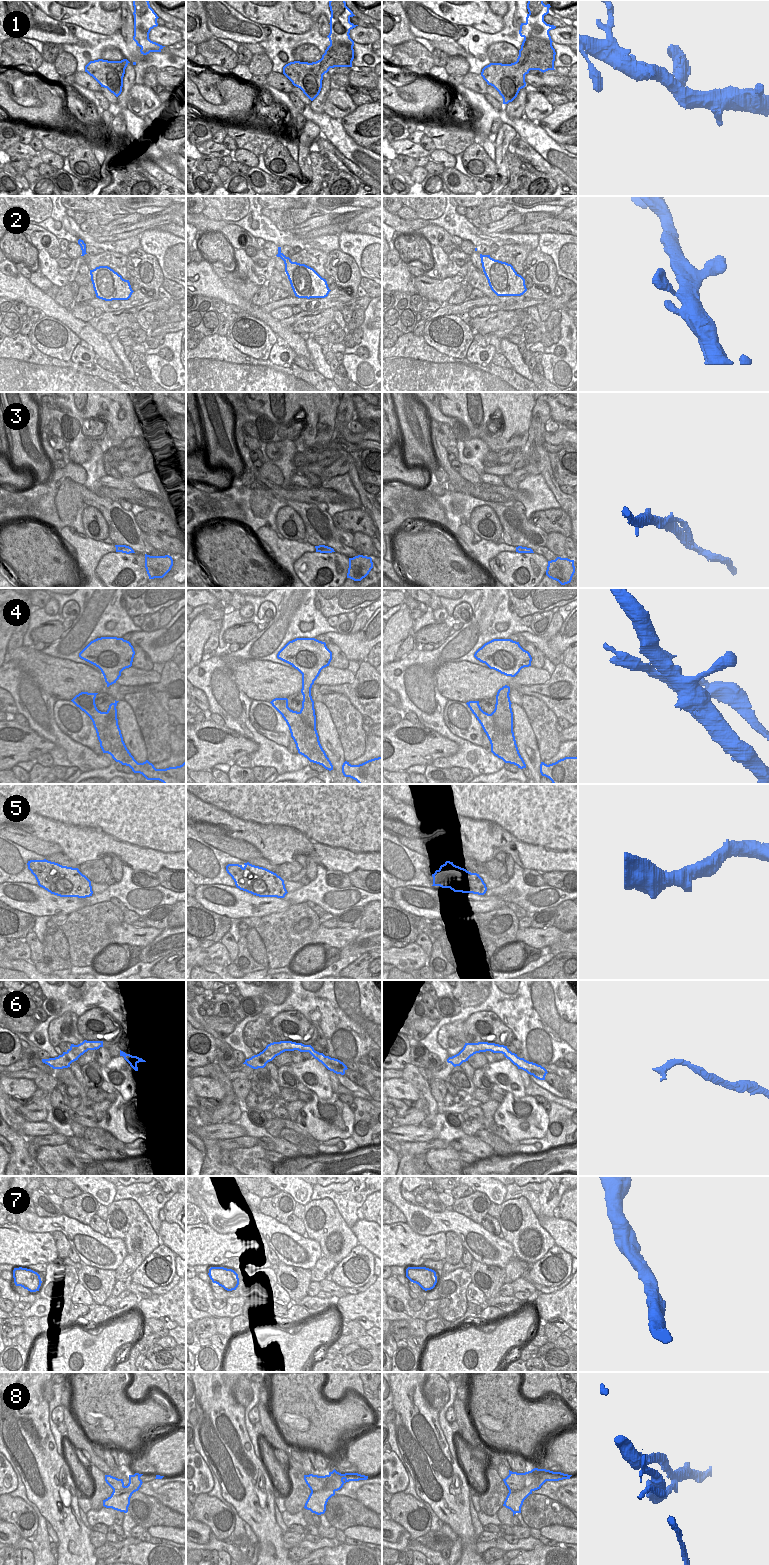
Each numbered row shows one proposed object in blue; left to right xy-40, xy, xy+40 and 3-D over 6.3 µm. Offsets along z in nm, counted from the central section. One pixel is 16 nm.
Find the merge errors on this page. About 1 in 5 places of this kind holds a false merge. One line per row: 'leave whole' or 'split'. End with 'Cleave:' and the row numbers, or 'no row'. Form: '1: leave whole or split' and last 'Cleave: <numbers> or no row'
1: leave whole
2: leave whole
3: leave whole
4: split
5: leave whole
6: leave whole
7: leave whole
8: split
Cleave: 4, 8

